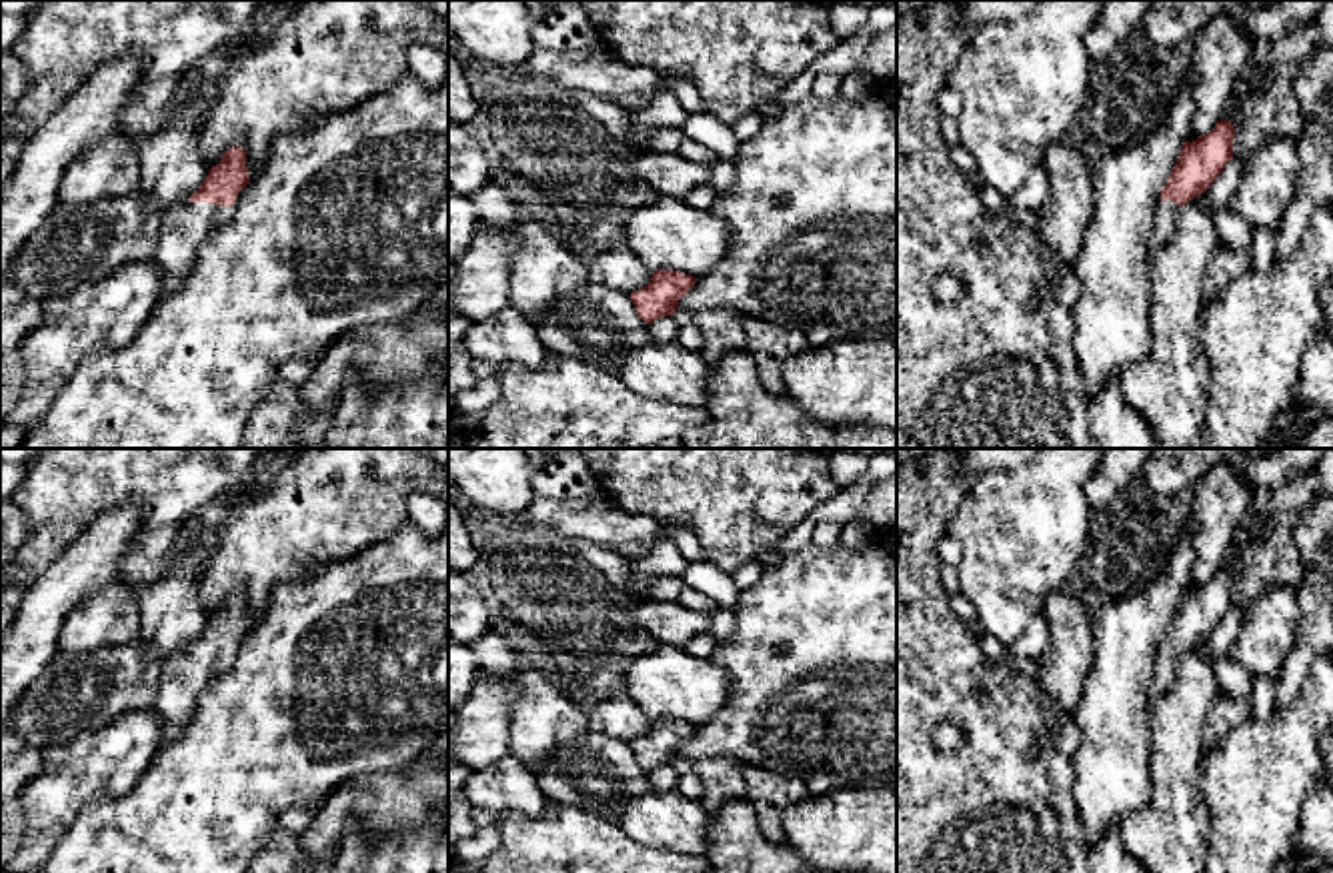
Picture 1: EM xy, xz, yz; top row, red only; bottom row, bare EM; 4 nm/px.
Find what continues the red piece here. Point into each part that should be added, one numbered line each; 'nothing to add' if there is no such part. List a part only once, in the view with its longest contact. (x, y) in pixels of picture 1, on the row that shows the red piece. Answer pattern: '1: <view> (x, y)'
1: xy (181, 233)

